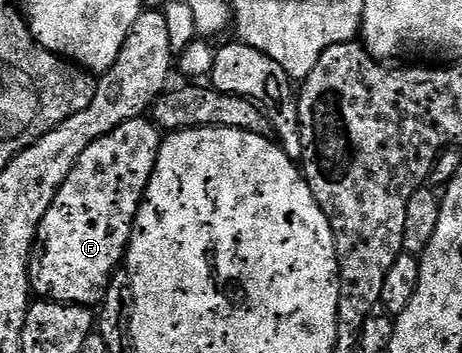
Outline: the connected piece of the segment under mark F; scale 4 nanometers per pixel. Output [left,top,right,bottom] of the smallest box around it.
[28,117,161,308]

